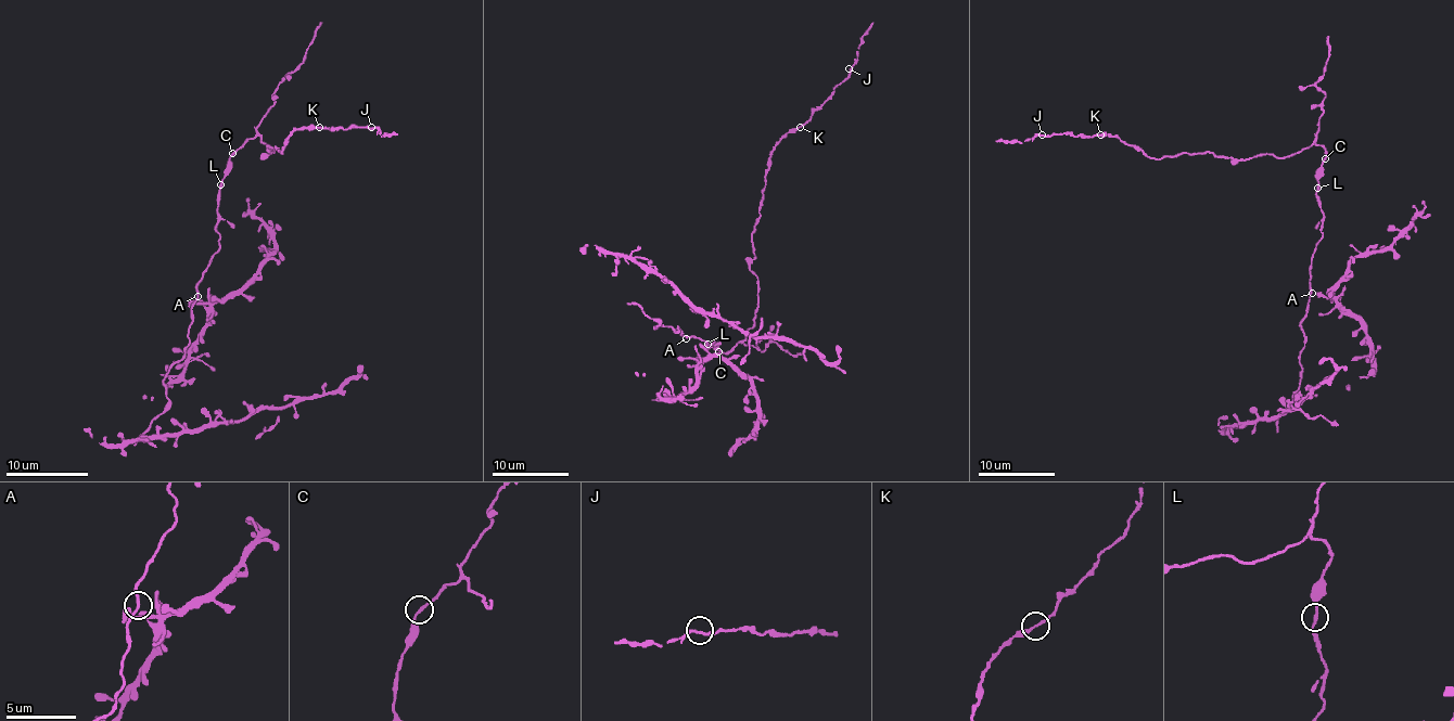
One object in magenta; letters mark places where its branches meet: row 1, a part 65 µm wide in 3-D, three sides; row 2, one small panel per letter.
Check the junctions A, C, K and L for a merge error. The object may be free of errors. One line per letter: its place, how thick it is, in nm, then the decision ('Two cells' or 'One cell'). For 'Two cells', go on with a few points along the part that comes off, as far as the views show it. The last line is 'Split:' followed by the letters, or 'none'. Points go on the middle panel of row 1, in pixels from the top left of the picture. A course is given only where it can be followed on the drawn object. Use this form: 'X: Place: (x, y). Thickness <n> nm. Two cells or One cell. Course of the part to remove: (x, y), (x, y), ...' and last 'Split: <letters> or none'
A: Place: (686, 338). Thickness 180 nm. One cell
C: Place: (718, 351). Thickness 160 nm. One cell
K: Place: (800, 127). Thickness 200 nm. One cell
L: Place: (708, 344). Thickness 180 nm. One cell
Split: none

